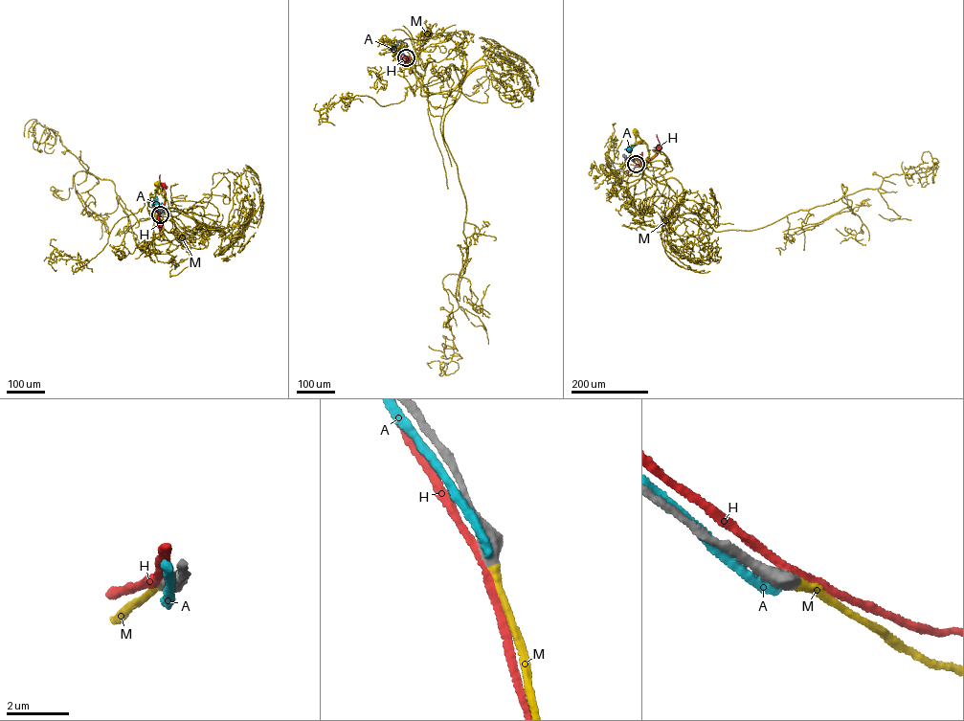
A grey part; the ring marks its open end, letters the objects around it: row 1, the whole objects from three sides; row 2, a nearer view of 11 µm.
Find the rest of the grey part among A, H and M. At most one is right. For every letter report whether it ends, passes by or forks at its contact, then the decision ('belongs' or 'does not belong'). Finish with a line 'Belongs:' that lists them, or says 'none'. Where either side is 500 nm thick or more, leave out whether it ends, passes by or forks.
A: it ends there; does not belong
H: does not belong
M: belongs
Belongs: M

